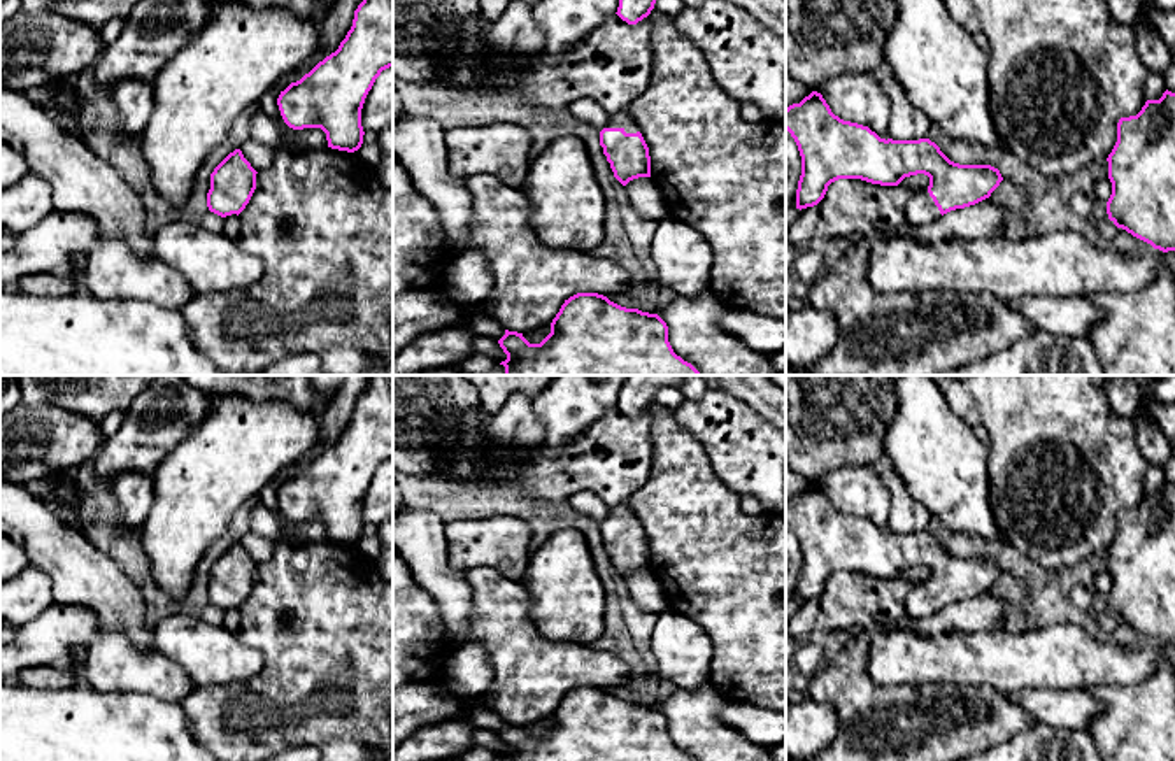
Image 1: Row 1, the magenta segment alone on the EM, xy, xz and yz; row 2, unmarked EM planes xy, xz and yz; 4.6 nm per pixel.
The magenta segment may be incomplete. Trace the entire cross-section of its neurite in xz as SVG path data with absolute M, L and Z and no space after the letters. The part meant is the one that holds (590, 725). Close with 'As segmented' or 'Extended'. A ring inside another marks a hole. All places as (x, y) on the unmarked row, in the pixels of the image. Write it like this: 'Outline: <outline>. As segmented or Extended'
Outline: M577 686L565 693L540 736L505 722L498 733L507 747L505 761L694 761L668 735L668 719L658 707L626 701L598 686Z. As segmented

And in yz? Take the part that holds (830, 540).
Outline: M812 484L800 496L786 501L786 523L801 549L801 568L796 582L796 601L817 598L828 579L838 572L861 572L880 579L898 579L905 570L924 566L929 579L912 587L907 596L907 619L928 619L940 608L975 598L991 589L1003 573L991 558L959 558L951 554L929 531L880 531L868 519L835 509L821 486Z. Extended

